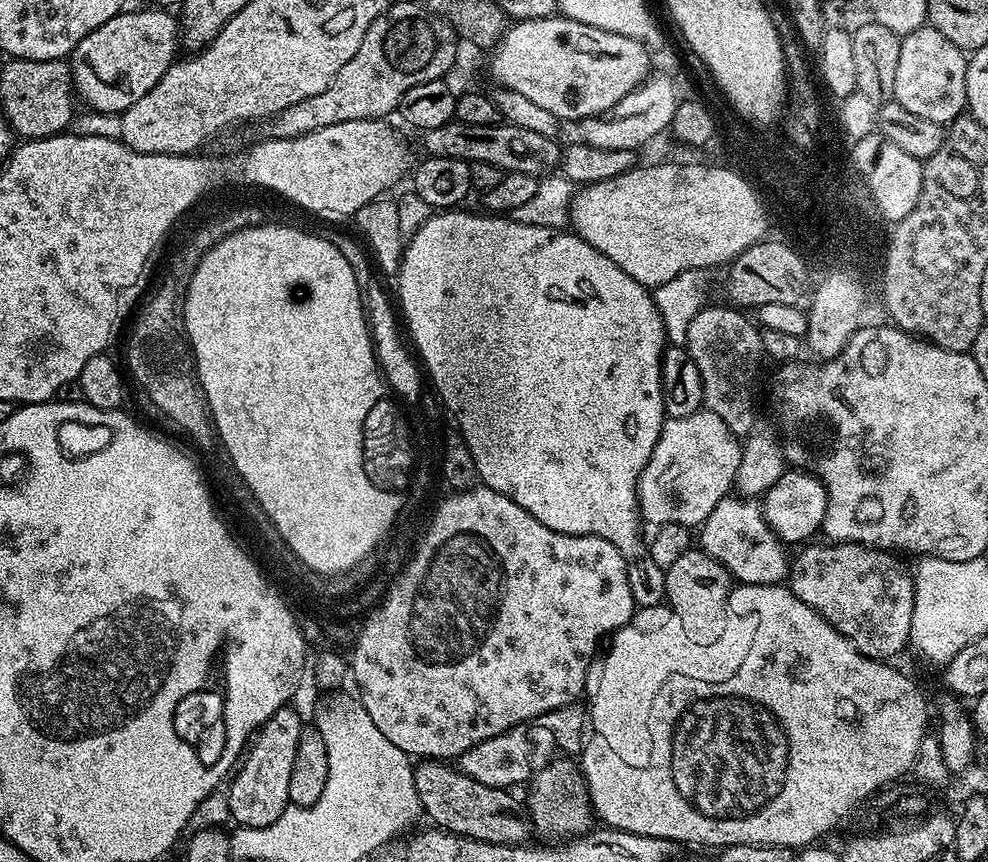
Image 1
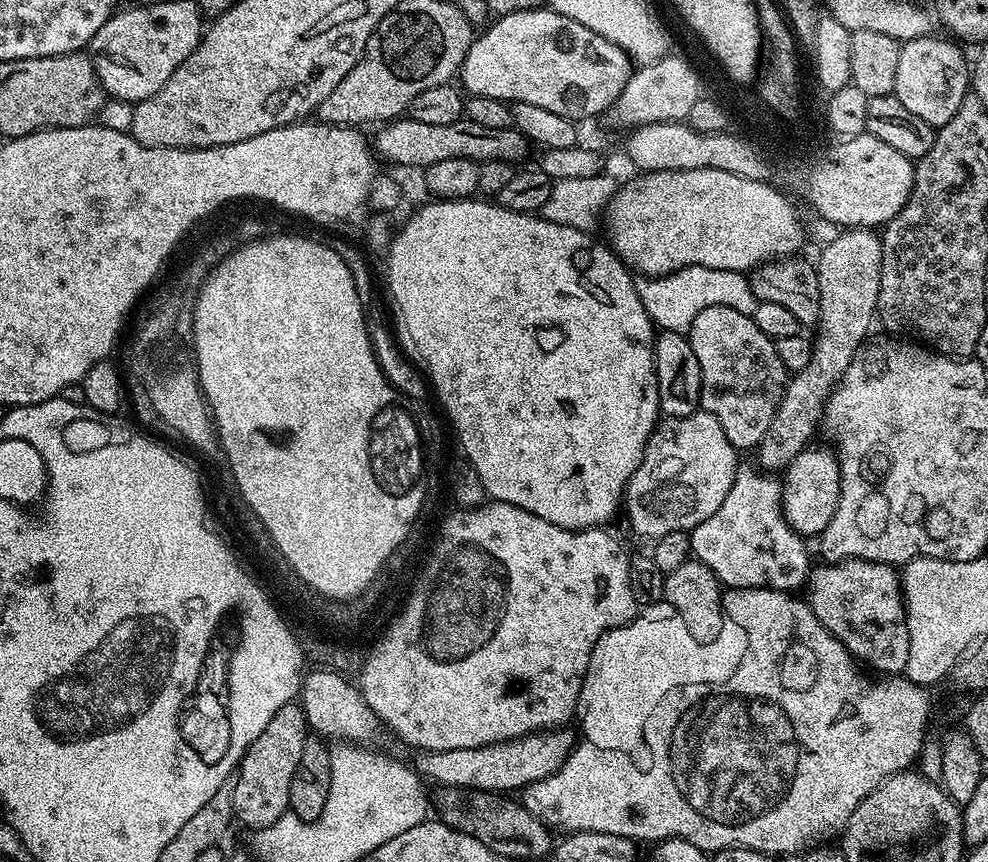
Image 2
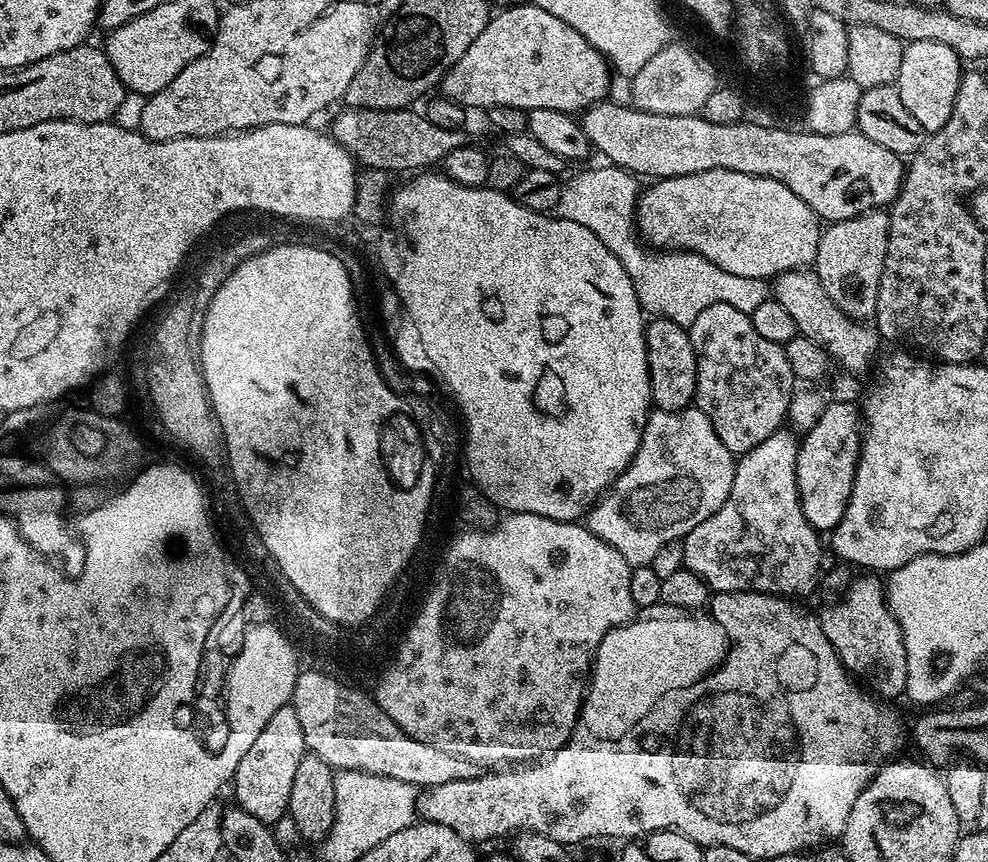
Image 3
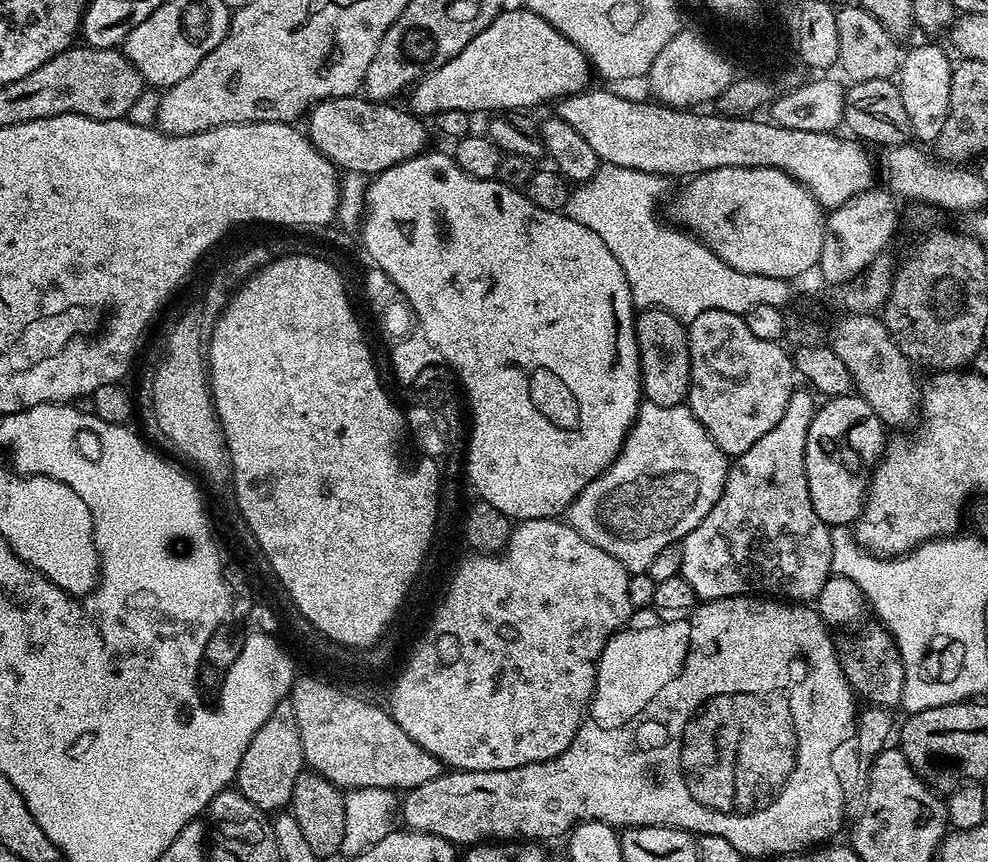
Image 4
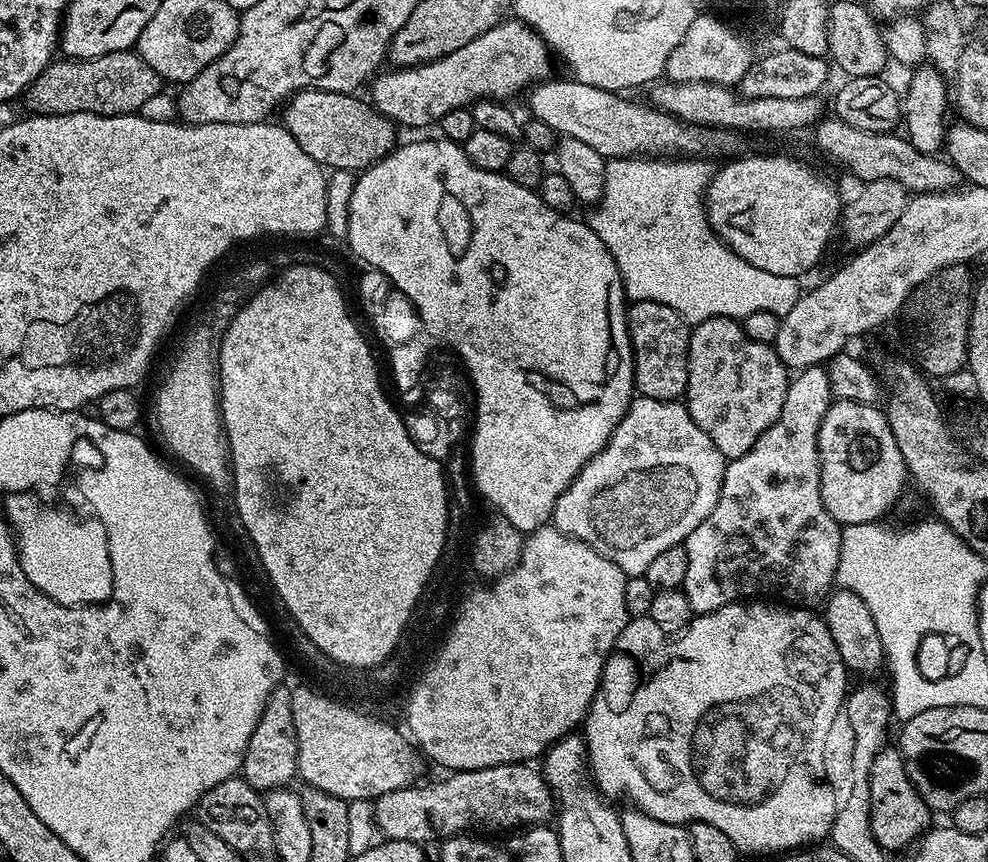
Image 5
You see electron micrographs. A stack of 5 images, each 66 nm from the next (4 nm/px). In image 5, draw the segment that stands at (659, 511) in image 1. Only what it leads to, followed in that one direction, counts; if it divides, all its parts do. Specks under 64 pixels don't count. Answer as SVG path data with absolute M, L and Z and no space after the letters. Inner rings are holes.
M637 395L629 404L626 415L620 419L619 426L612 431L612 437L608 439L606 447L575 476L567 490L558 498L554 513L555 527L598 550L598 554L610 558L610 562L617 564L625 576L643 576L650 562L654 562L654 558L658 558L662 550L670 550L670 546L674 546L675 543L673 540L658 540L658 538L654 540L654 536L652 538L634 536L630 520L638 520L634 516L640 516L638 496L678 494L684 498L692 498L692 504L688 504L692 506L692 512L696 512L696 514L690 512L690 520L694 516L694 520L690 522L692 532L708 517L710 510L714 510L718 502L724 481L725 463L724 455L718 450L718 446L710 442L710 434L706 434L706 430L702 430L702 426L694 422L694 418L683 403Z

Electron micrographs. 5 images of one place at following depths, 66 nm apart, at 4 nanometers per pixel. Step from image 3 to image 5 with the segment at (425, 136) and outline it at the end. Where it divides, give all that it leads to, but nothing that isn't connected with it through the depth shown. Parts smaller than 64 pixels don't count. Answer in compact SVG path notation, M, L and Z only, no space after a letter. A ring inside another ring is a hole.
M306 88L303 92L297 92L283 105L284 120L282 126L325 169L349 169L363 170L376 164L383 156L388 155L393 148L397 147L396 140L397 125L392 123L390 118L386 118L372 107L367 99L359 100L359 95L347 92L327 92L321 88Z

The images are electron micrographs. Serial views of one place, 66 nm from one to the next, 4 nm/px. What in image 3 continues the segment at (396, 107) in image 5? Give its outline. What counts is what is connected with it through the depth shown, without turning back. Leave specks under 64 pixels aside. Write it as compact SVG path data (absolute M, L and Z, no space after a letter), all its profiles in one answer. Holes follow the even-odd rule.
M528 2L504 8L497 16L495 13L438 88L444 98L467 110L512 106L580 114L607 97L604 95L612 84L611 75L606 57L590 46L574 26L554 18L550 10L542 10L535 2Z

